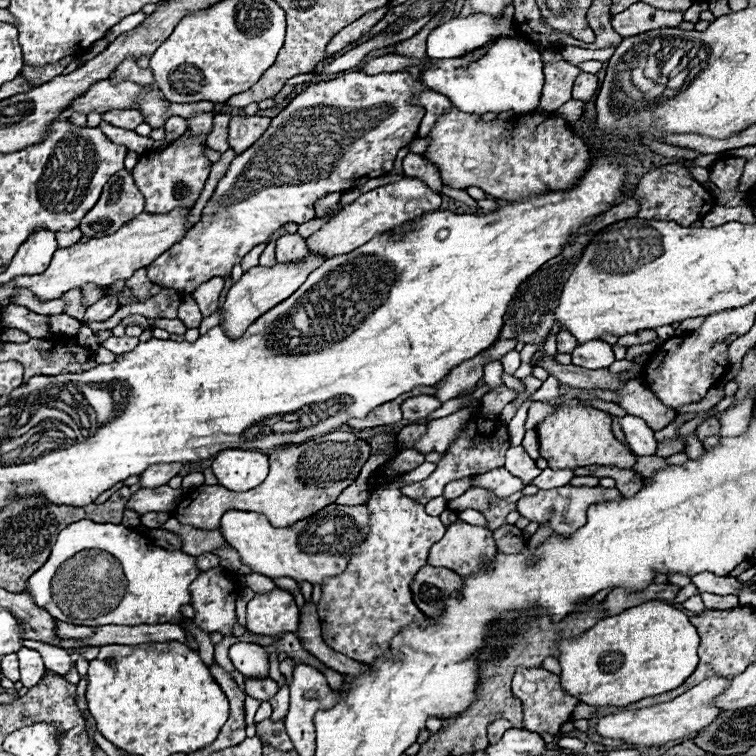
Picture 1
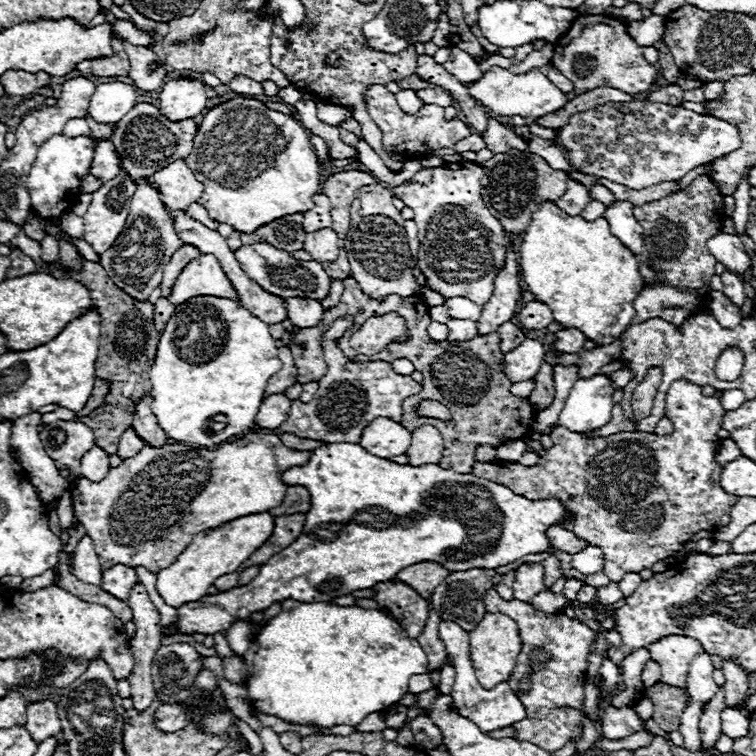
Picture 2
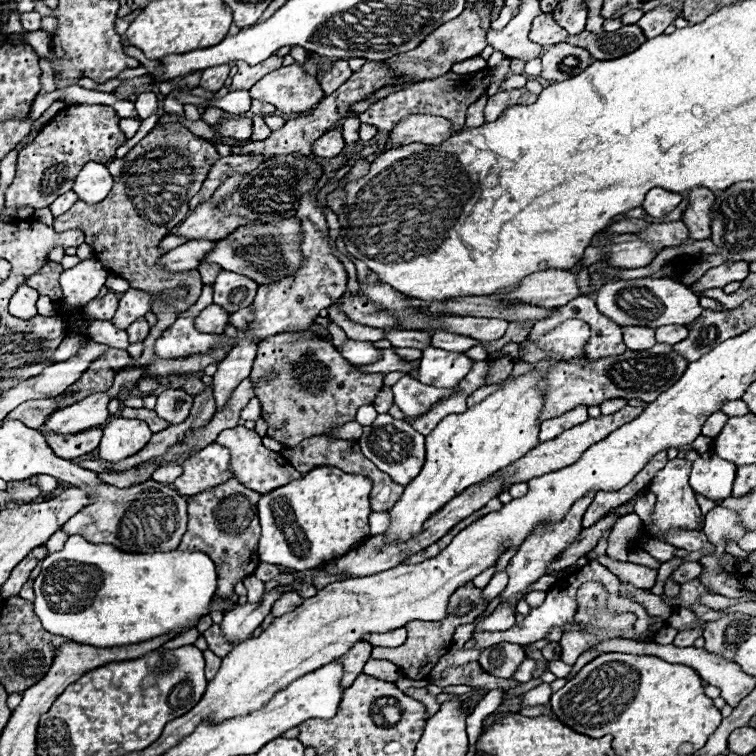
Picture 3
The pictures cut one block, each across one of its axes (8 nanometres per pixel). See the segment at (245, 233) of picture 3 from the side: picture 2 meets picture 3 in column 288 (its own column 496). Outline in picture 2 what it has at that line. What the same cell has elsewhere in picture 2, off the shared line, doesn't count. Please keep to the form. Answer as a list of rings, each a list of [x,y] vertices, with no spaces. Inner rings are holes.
[[[462,160],[458,164],[434,168],[432,182],[426,186],[402,184],[394,190],[394,194],[414,210],[420,240],[418,266],[430,288],[444,298],[464,296],[480,306],[492,296],[494,278],[504,268],[504,254],[508,246],[500,220],[490,214],[480,196],[482,174],[482,166]]]

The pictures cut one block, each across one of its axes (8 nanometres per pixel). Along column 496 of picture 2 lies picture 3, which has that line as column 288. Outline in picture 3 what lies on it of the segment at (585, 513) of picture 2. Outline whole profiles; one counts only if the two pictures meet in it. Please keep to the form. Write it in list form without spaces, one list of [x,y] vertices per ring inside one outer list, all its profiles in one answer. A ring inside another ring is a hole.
[[[236,426],[232,430],[226,430],[226,432],[220,432],[220,436],[216,438],[218,444],[224,444],[226,448],[230,448],[232,452],[232,460],[230,460],[230,466],[232,466],[232,472],[234,476],[244,482],[248,488],[264,494],[264,492],[270,492],[274,488],[280,488],[292,480],[300,480],[300,472],[290,466],[290,462],[286,458],[282,458],[278,452],[272,452],[268,448],[262,446],[262,438],[254,432],[254,430],[248,430],[244,426]]]

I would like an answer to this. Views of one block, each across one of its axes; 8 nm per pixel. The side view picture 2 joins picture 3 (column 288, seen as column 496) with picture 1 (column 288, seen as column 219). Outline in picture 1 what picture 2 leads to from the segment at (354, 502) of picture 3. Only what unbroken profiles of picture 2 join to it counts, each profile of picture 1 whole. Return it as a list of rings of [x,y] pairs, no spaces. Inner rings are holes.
[[[280,588],[268,594],[256,594],[246,606],[246,628],[262,636],[296,634],[300,628],[300,612],[294,596]]]

